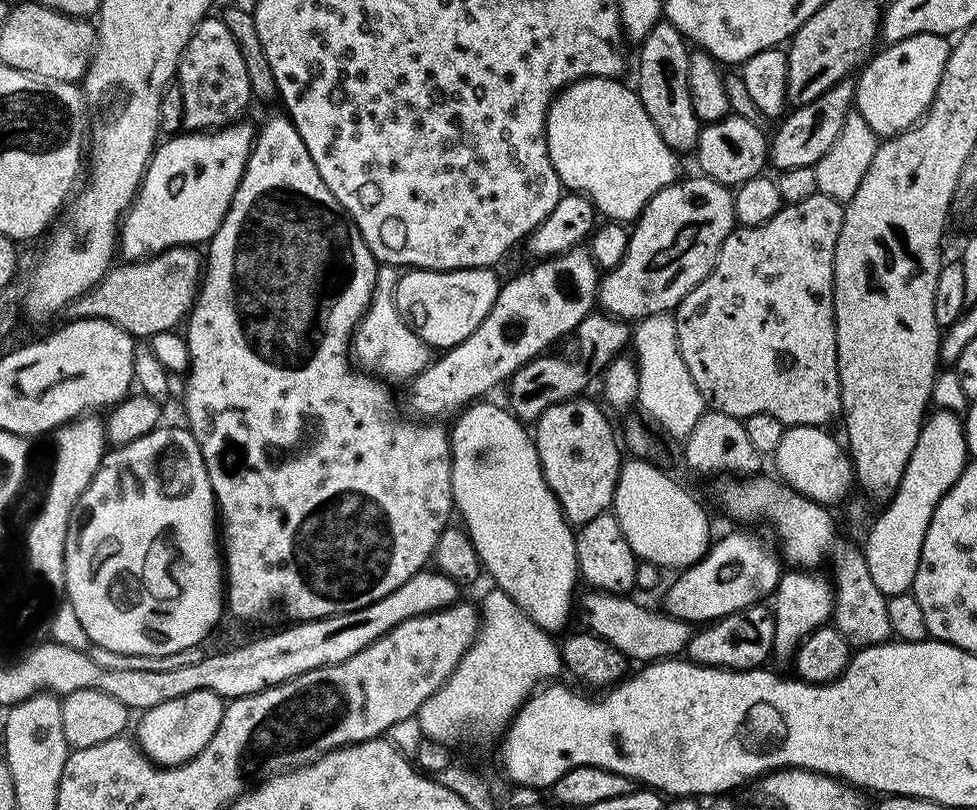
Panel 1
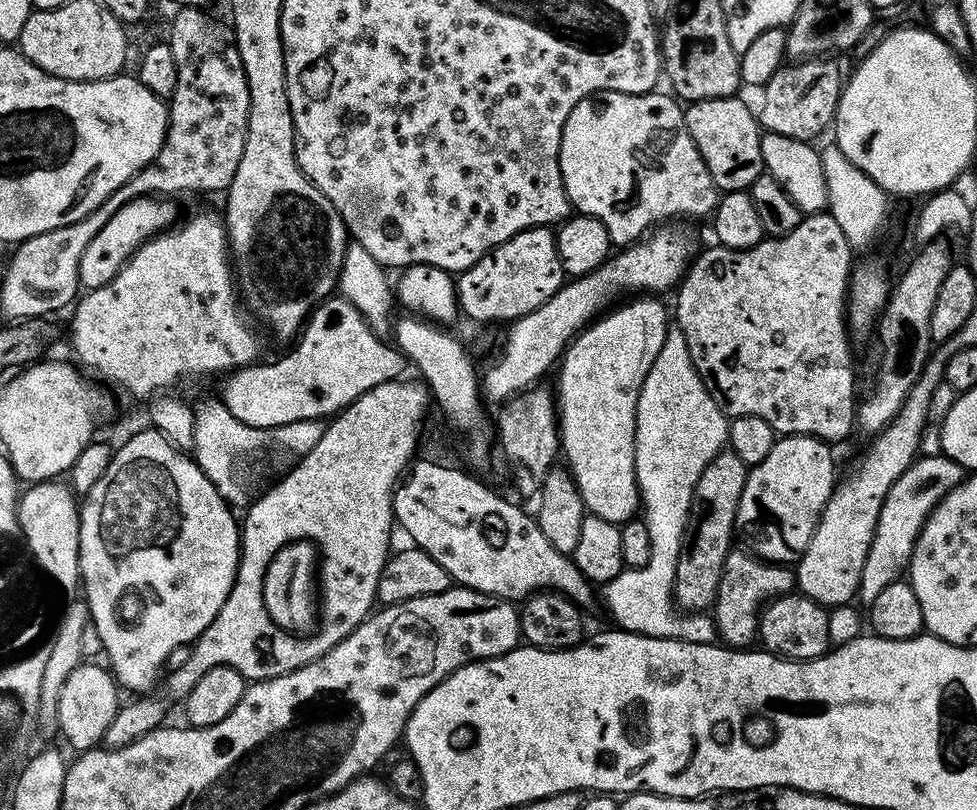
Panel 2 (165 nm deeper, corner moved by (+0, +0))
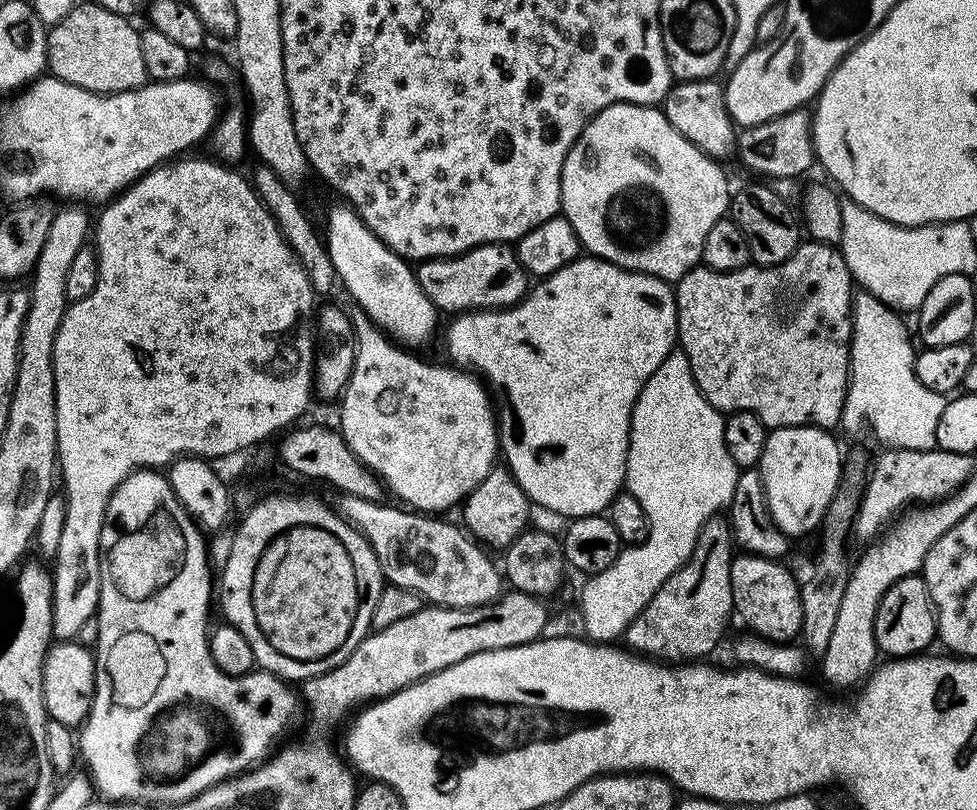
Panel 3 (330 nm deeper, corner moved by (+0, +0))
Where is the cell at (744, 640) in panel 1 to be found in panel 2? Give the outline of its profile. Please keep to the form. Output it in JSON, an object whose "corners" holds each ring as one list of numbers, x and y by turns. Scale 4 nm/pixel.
{"corners":[[736,546,726,554,722,579,718,582,716,600,712,603,710,612,715,635,717,632,721,636,719,639,727,647,737,650,747,649,757,643,761,608,768,601,775,600,778,596,787,596,796,588,796,573,789,565,772,564,747,547,744,548]]}

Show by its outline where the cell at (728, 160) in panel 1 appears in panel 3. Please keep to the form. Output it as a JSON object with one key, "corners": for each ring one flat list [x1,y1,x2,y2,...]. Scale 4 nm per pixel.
{"corners":[[715,79,681,80,673,83,672,88,664,95,662,111,664,117,702,154,706,154,717,162,724,162,728,155,735,153,738,148,738,126,730,118,726,110,724,89]]}

